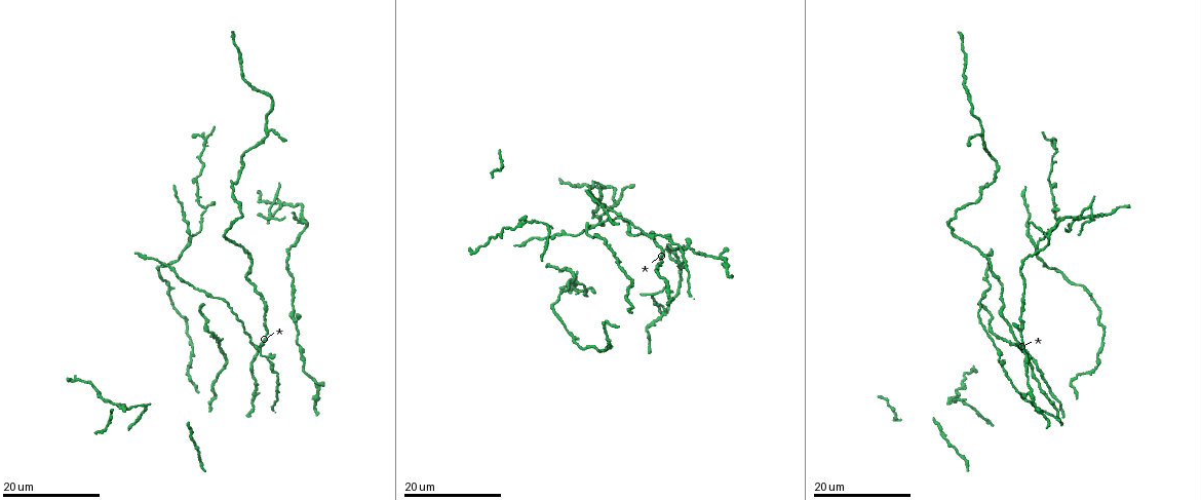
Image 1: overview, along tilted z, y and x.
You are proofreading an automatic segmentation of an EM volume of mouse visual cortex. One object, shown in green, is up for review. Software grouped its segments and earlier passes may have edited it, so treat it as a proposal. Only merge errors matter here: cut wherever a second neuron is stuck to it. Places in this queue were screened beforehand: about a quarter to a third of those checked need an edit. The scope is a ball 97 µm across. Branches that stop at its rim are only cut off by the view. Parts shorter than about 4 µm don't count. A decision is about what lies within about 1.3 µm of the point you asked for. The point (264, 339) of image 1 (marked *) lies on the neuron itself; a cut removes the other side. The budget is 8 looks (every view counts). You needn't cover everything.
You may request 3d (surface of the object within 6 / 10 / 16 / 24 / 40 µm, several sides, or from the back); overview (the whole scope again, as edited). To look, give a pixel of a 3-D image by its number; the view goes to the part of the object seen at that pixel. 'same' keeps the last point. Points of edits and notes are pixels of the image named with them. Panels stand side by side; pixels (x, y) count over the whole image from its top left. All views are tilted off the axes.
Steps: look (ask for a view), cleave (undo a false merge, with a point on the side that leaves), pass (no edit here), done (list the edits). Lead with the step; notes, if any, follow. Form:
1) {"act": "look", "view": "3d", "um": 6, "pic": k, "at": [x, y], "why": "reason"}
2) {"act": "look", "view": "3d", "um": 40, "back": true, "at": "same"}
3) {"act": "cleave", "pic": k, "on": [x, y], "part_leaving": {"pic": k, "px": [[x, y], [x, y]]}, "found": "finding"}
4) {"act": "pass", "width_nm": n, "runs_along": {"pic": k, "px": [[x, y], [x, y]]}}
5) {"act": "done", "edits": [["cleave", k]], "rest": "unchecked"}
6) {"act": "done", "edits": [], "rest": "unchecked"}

{"act": "look", "view": "3d", "um": 24, "pic": 1, "at": [280, 204]}

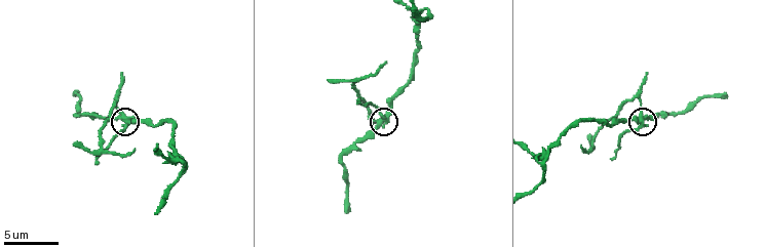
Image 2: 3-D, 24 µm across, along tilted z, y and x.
{"act": "look", "view": "3d", "um": 6, "pic": 2, "at": [122, 116], "why": "zoom in"}

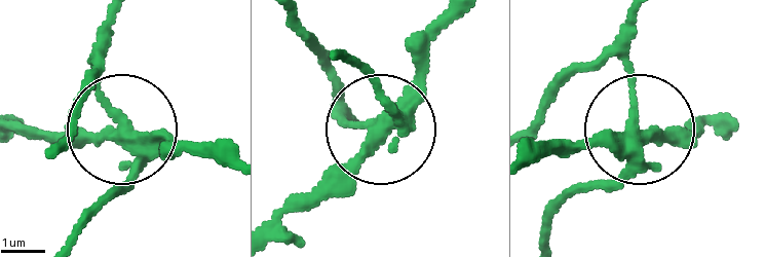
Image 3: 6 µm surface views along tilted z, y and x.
{"act": "cleave", "pic": 3, "on": [116, 190], "width_nm": 260, "part_leaving": {"pic": 3, "px": [[132, 142], [104, 90], [105, 60], [65, 153]]}, "found": "two neurons meet here"}

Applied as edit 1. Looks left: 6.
{"act": "look", "view": "overview", "why": "redraw"}

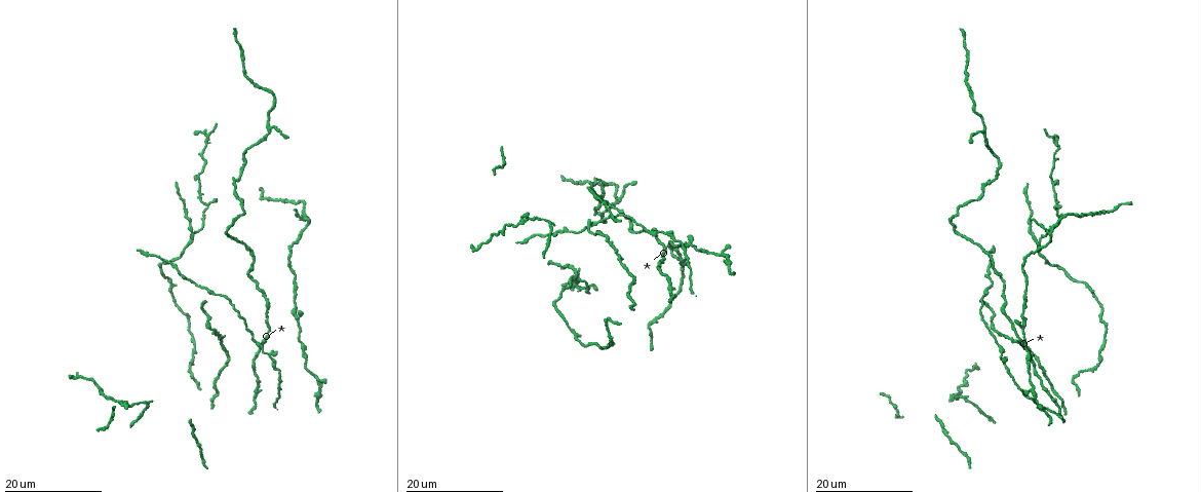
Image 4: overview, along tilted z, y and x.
{"act": "look", "view": "3d", "um": 16, "pic": 4, "at": [306, 215], "why": "looks like a crossing"}

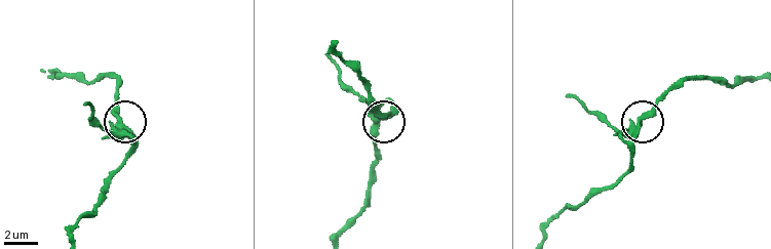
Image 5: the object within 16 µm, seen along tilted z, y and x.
{"act": "look", "view": "3d", "um": 6, "pic": 5, "at": [118, 123], "why": "closer look"}

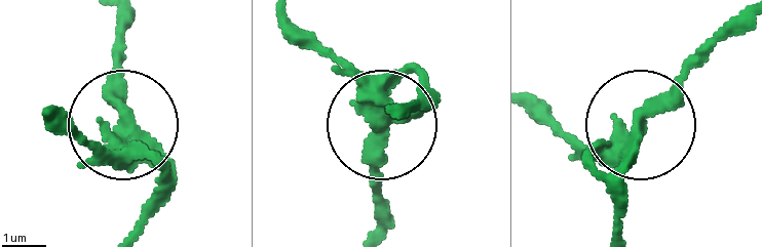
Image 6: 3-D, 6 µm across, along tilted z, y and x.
{"act": "pass", "side_arm_um": 5, "runs_along": {"pic": 6, "px": [[611, 229], [637, 133], [580, 146], [533, 118]]}, "found": "all the same neuron"}

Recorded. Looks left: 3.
{"act": "look", "view": "3d", "um": 16, "pic": 4, "at": [984, 131], "why": "three arms meet"}

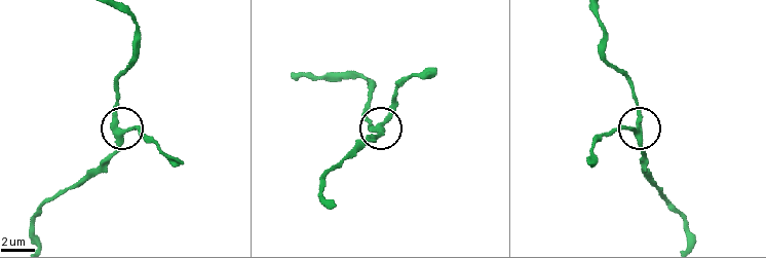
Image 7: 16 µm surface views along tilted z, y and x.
{"act": "look", "view": "3d", "um": 6, "pic": 7, "at": [122, 130]}

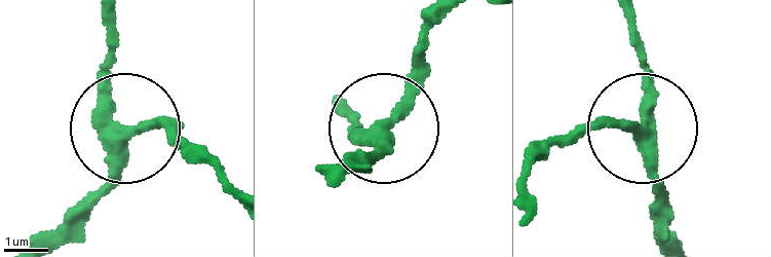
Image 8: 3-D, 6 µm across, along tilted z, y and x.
{"act": "pass", "width_nm": 320, "found": "one neuron here"}

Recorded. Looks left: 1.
{"act": "done", "edits": [["cleave", 3]], "rest": "unchecked"}

